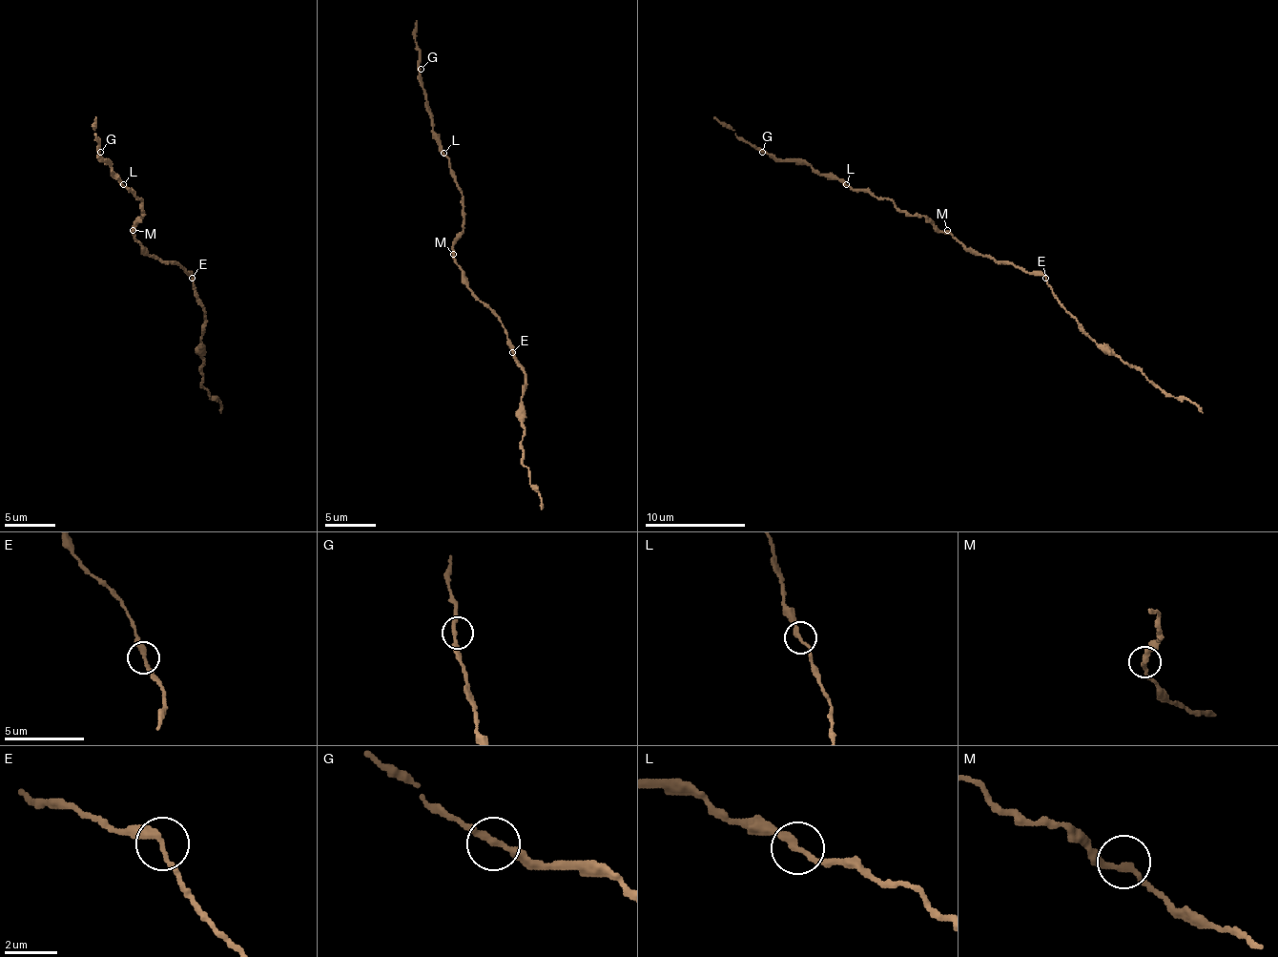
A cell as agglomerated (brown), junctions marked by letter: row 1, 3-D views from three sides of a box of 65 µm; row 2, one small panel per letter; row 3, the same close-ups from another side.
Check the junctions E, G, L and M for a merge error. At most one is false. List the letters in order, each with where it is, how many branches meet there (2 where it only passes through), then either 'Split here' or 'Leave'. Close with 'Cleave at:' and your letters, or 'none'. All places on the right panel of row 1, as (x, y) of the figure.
E: Place: (1045, 278). Branches: 2. Leave
G: Place: (762, 152). Branches: 2. Leave
L: Place: (846, 184). Branches: 2. Leave
M: Place: (947, 230). Branches: 2. Leave
Cleave at: none

